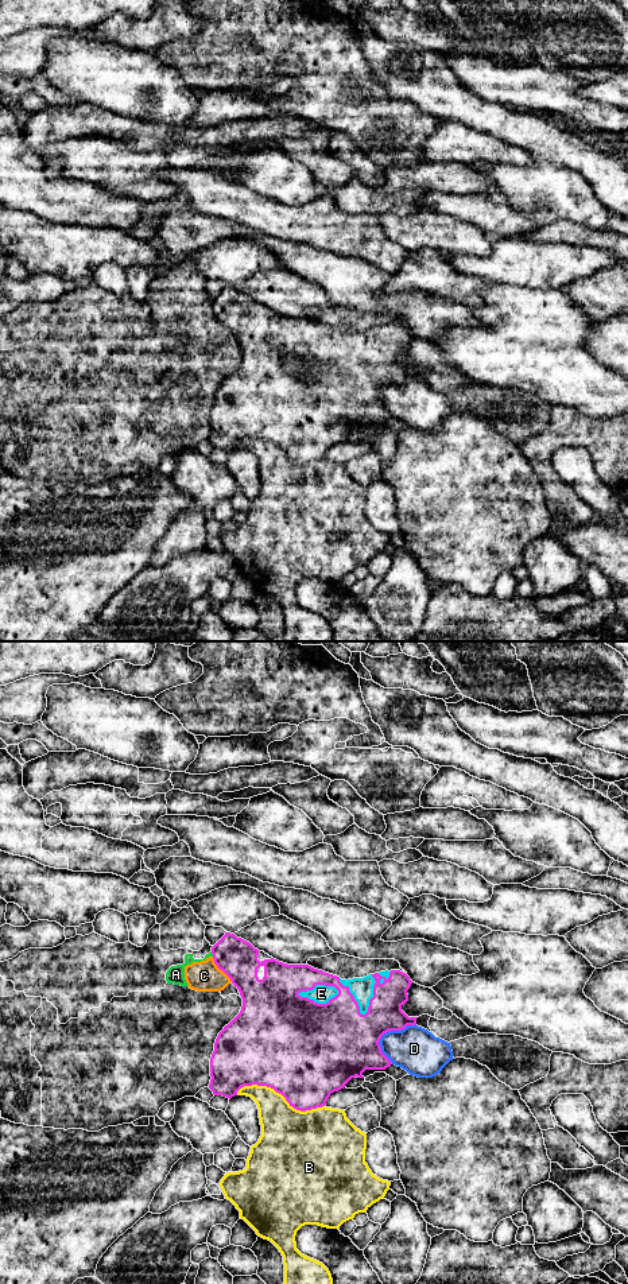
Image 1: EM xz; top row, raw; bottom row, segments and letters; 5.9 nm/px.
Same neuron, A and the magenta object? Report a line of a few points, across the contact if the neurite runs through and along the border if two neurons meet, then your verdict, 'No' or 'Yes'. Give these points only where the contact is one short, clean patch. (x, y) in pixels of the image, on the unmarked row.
Line: xz (210, 305), (213, 309). No

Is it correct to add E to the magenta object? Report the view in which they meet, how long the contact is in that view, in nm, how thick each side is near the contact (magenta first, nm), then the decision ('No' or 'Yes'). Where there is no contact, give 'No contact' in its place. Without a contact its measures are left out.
Touches magenta in xz. Shared border 260 nm. Thickness 300 nm (magenta) against 110 nm. Yes

